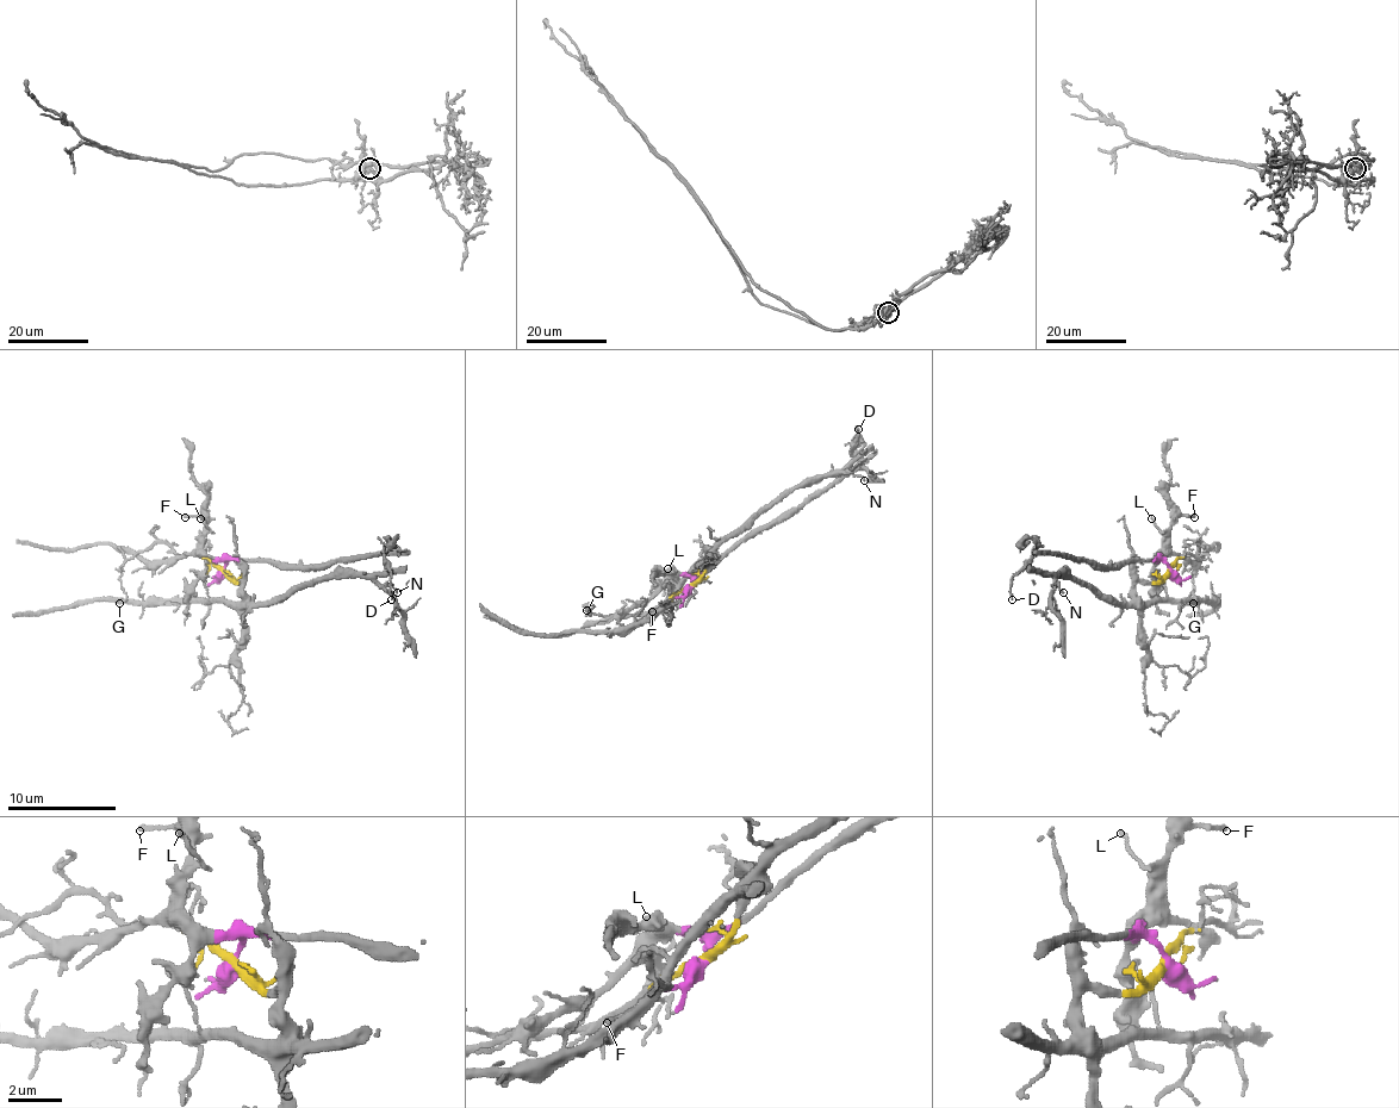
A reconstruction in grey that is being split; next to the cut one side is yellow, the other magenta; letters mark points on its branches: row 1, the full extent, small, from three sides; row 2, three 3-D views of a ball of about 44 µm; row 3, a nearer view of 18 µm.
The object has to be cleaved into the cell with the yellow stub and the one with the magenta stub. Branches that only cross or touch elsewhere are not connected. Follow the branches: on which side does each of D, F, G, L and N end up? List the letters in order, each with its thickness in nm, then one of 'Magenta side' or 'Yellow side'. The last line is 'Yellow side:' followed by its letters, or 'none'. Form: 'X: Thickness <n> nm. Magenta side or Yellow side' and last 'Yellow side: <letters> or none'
D: Thickness 130 nm. Magenta side
F: Thickness 140 nm. Magenta side
G: Thickness 130 nm. Yellow side
L: Thickness 110 nm. Magenta side
N: Thickness 90 nm. Yellow side
Yellow side: G, N

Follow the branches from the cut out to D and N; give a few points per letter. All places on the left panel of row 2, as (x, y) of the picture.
D: (222, 571), (230, 560), (322, 566), (400, 553), (392, 545), (384, 555), (392, 598)
N: (222, 571), (241, 583), (243, 596), (256, 601), (284, 601), (297, 587), (333, 577), (390, 583), (397, 593)

